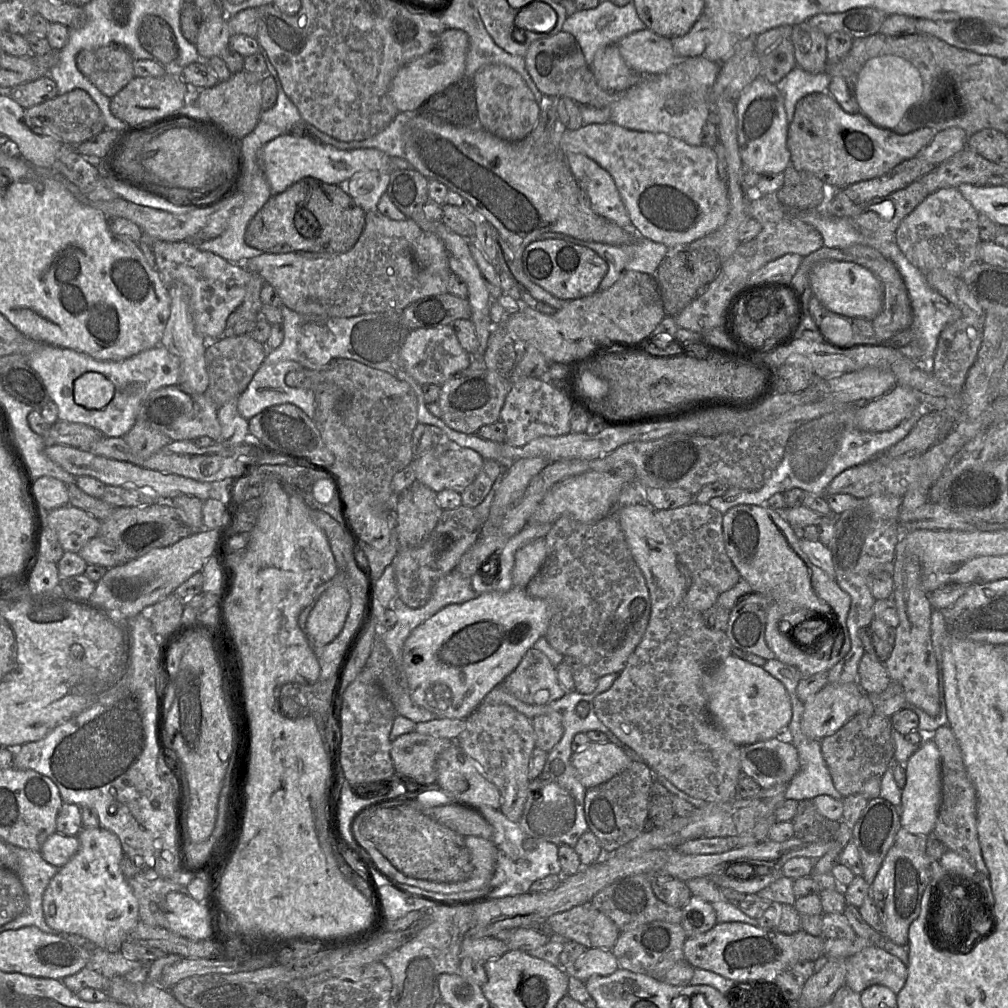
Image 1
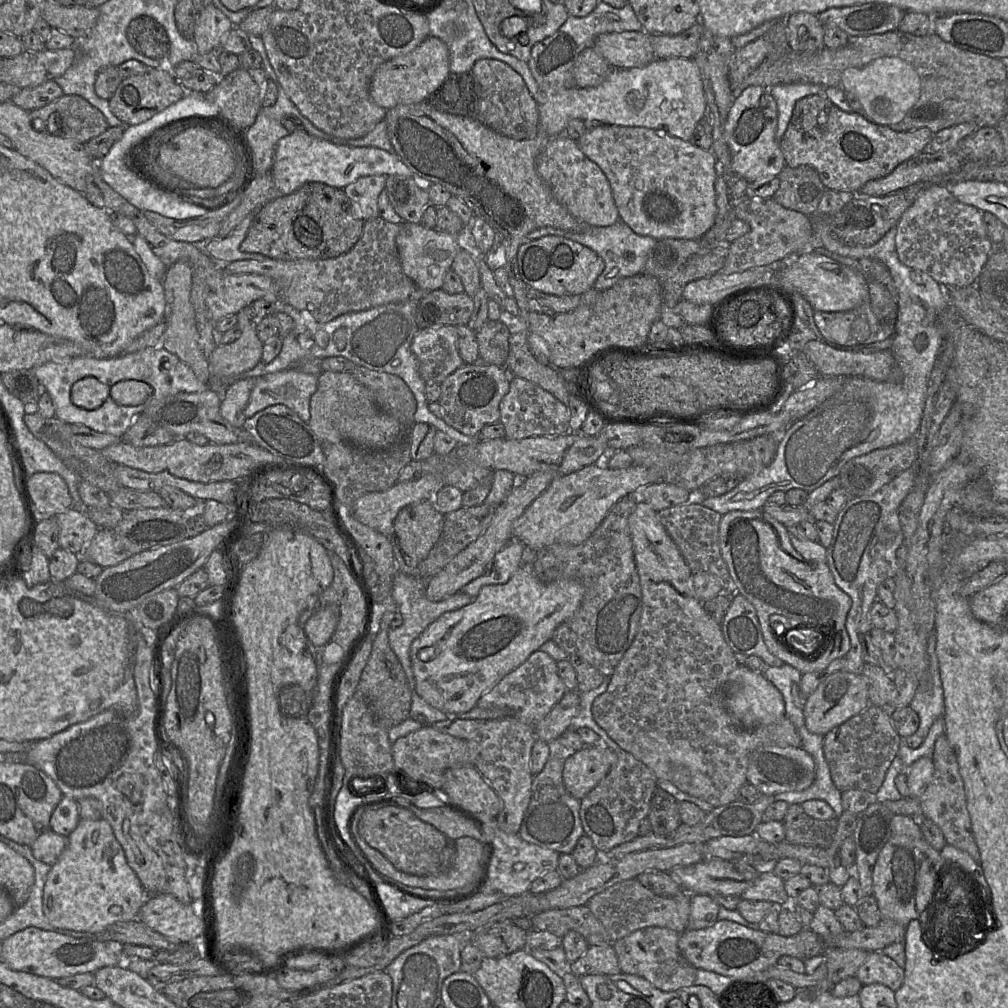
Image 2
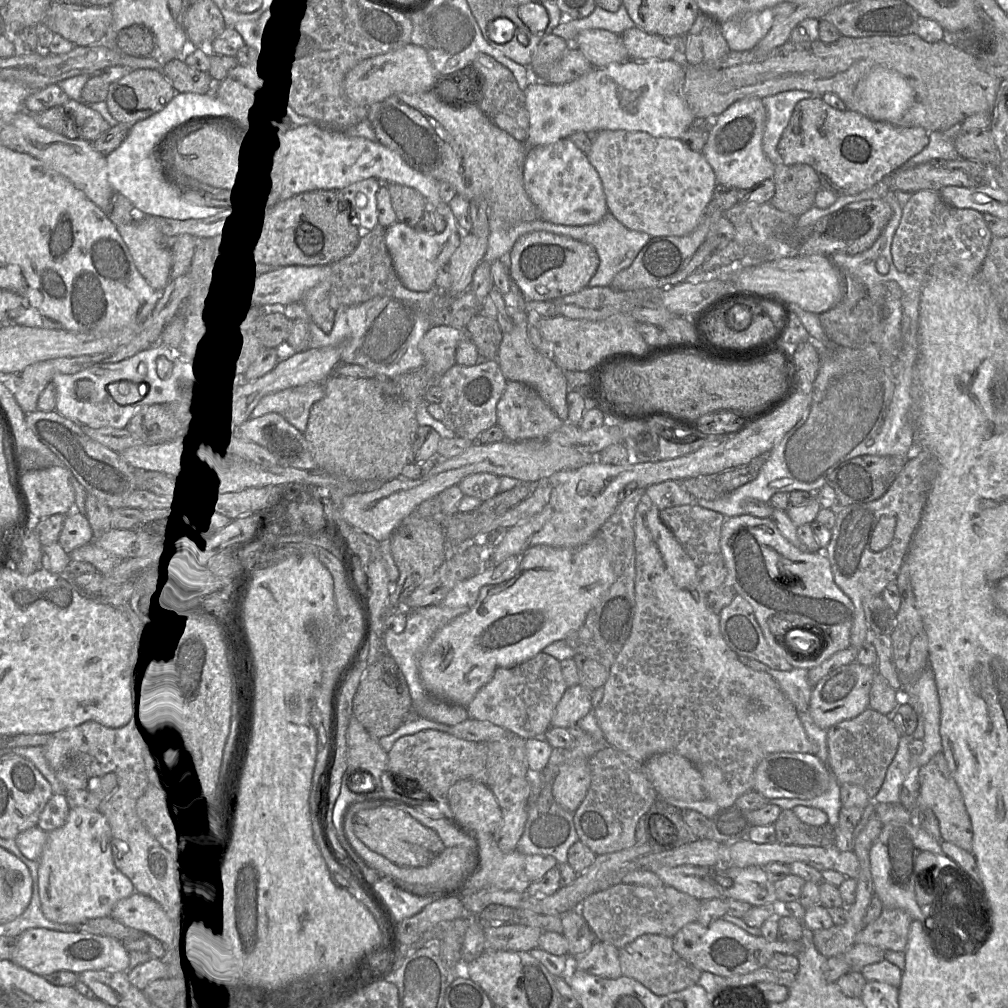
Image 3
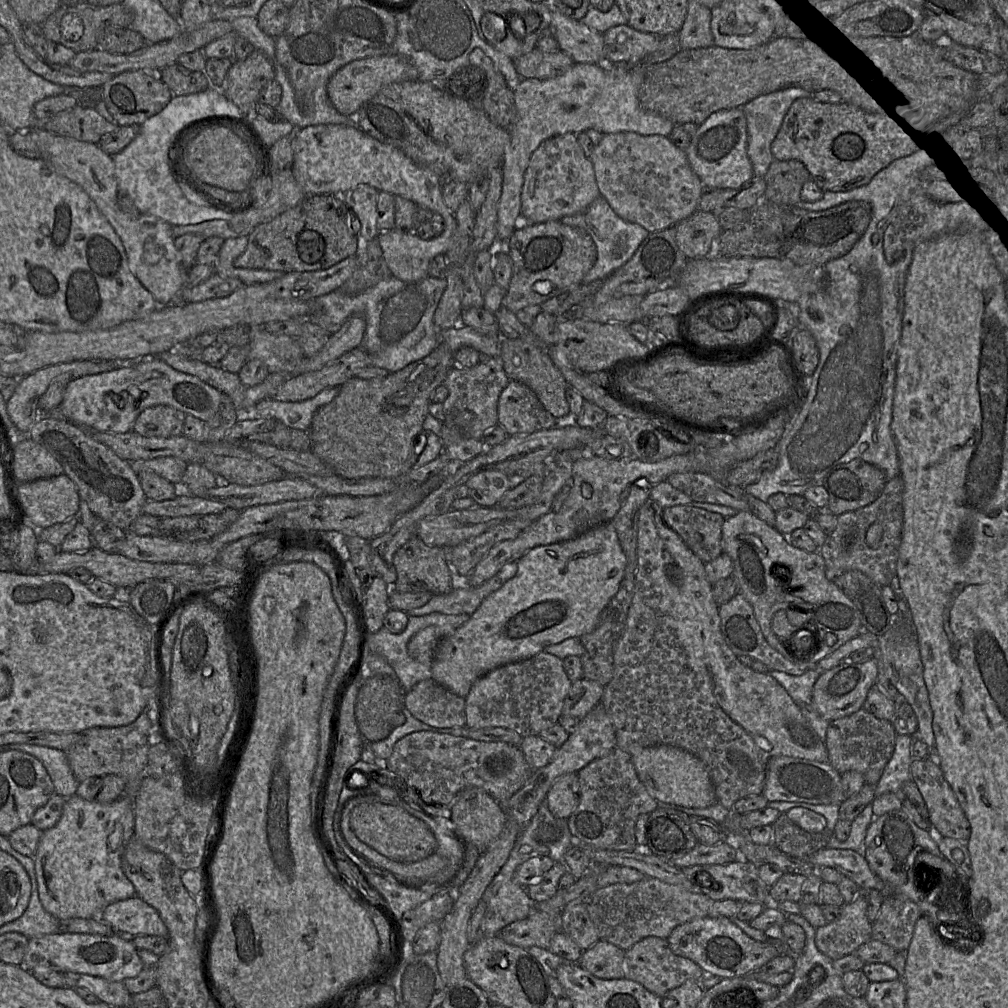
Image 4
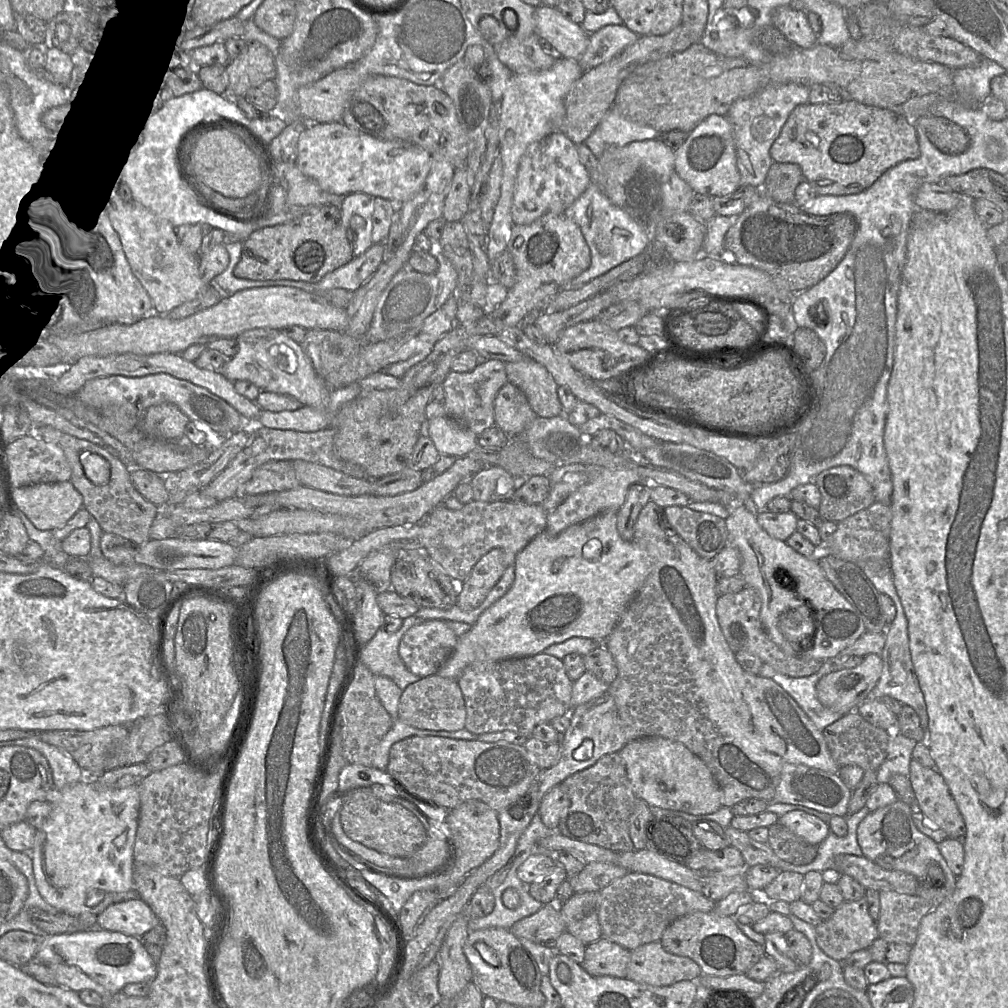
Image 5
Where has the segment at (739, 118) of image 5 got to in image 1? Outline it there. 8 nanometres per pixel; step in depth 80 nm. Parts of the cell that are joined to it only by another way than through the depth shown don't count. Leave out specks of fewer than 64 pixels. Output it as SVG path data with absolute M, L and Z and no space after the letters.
M796 66L775 83L784 98L788 125L792 120L798 100L811 93L827 92L830 80L831 76L826 72L811 74Z

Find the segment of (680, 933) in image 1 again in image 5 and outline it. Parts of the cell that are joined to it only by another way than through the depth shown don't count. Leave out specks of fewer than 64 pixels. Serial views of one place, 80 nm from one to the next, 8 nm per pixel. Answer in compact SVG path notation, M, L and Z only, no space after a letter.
M651 942L631 951L626 978L664 987L680 981L697 981L702 974L692 959L667 952L660 942Z

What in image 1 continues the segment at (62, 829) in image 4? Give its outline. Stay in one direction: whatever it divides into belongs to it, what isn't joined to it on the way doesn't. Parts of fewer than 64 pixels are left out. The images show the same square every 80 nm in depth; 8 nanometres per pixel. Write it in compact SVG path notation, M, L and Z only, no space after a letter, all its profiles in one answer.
M83 827L77 835L79 849L49 882L42 906L48 926L83 936L98 948L119 951L139 918L138 901L120 868L124 856L118 836L101 827Z

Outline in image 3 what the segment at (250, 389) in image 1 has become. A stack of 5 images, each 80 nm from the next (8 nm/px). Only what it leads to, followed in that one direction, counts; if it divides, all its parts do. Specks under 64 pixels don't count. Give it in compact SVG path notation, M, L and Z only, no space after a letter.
M323 383L288 388L263 396L248 412L248 415L259 417L275 412L304 433L307 428L310 408L323 396Z

